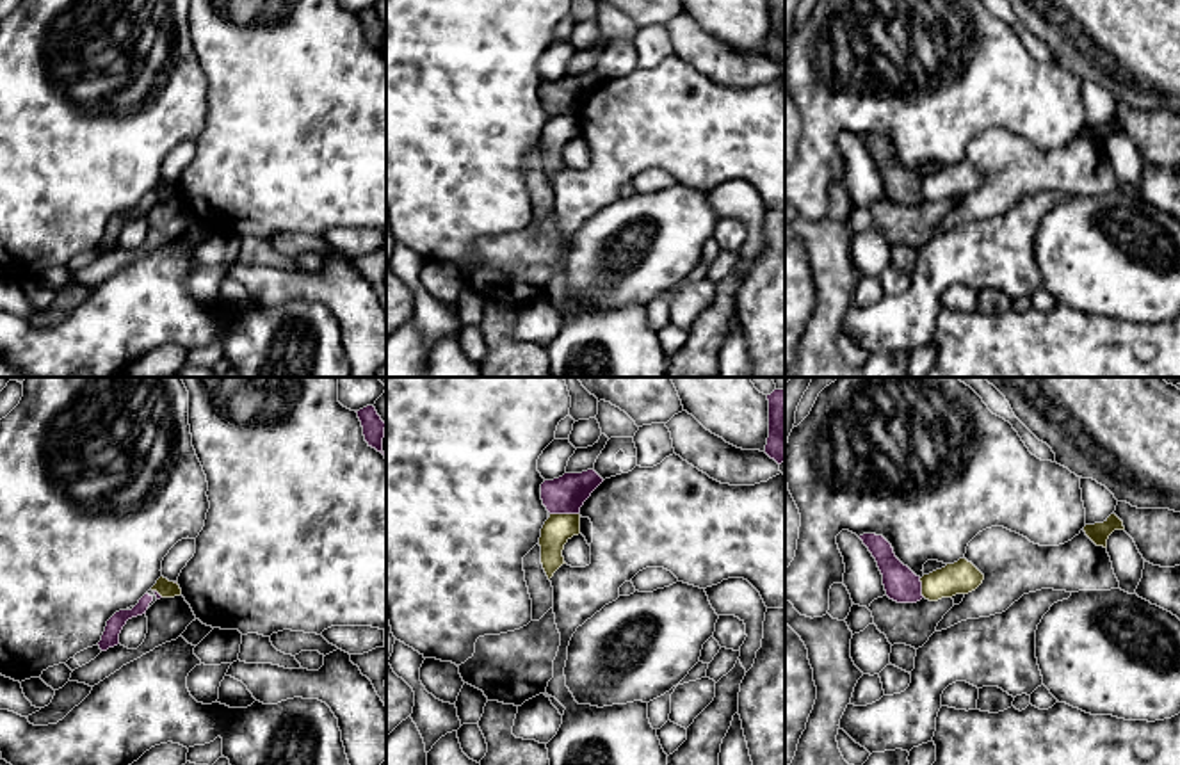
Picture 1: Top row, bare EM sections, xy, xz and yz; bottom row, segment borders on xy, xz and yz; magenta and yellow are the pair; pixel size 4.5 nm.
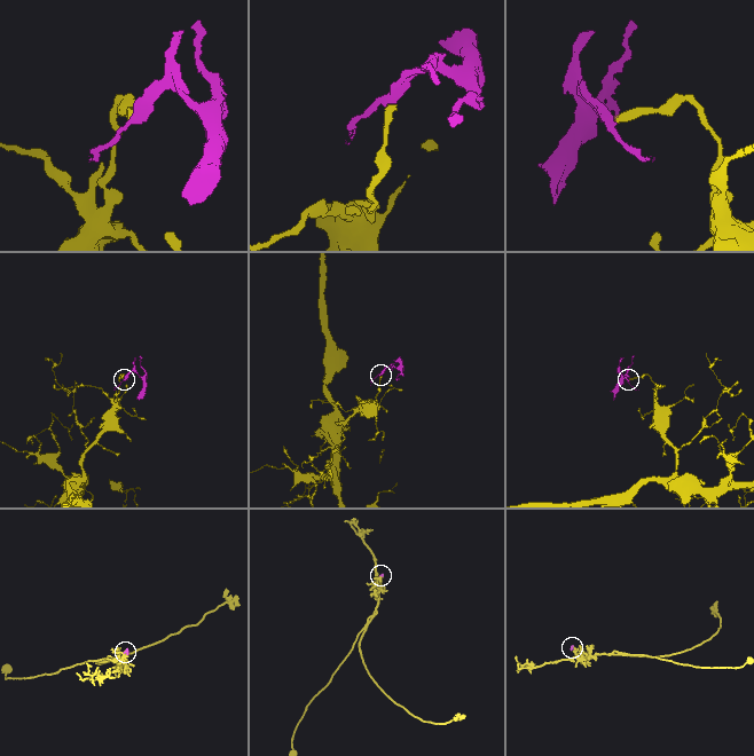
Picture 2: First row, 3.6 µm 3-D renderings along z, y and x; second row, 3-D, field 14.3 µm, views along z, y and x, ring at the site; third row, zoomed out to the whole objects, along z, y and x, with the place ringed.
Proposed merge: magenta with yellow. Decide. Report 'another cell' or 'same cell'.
another cell

